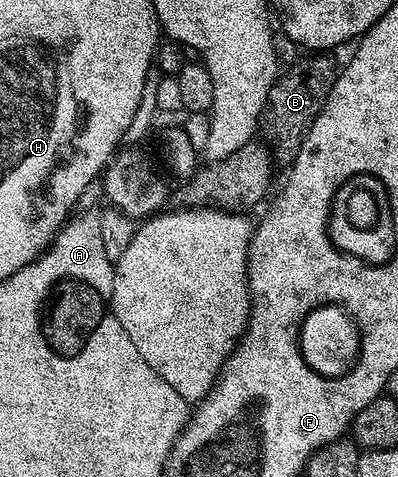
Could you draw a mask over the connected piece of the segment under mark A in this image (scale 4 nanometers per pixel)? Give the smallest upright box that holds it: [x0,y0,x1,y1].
[32,212,116,301]

